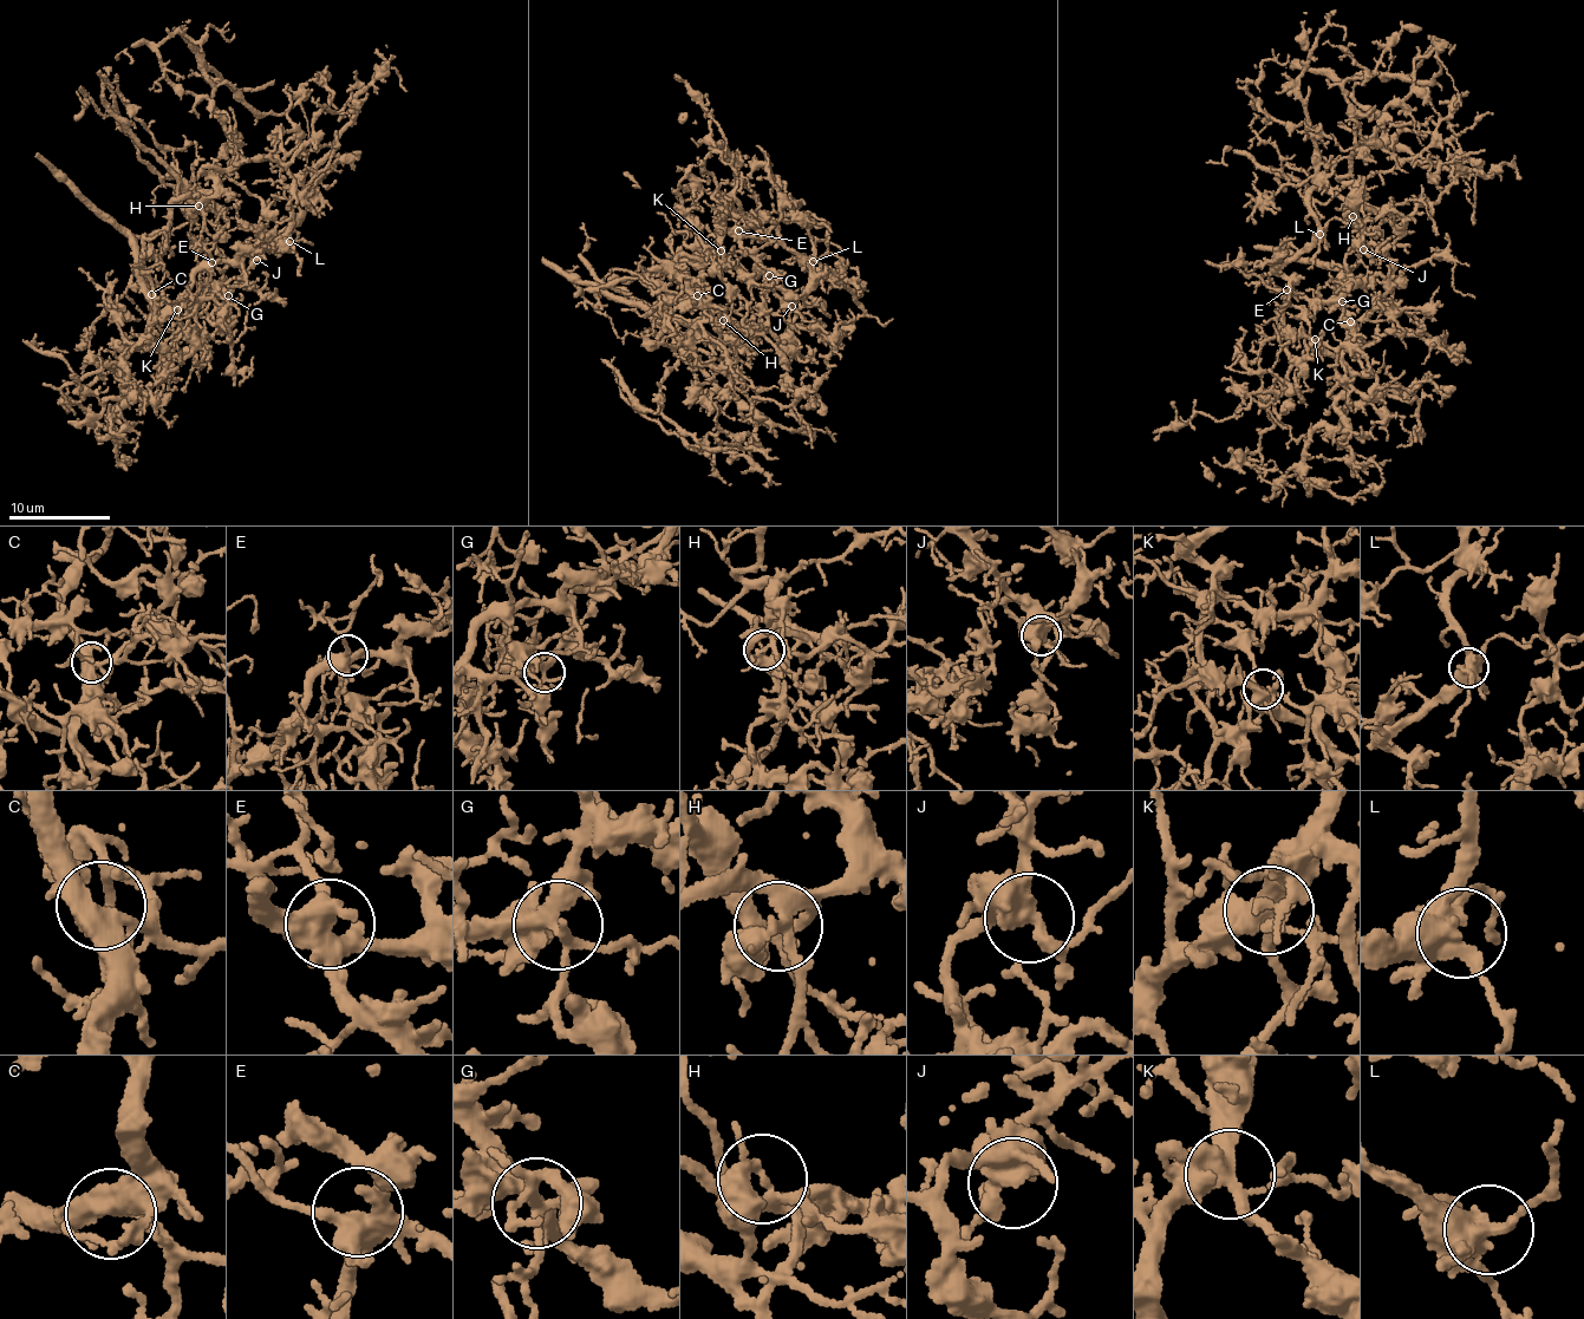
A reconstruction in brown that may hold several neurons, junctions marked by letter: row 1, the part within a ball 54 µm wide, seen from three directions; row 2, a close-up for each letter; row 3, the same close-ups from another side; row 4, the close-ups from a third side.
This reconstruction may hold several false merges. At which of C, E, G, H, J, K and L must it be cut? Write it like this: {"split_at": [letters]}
{"split_at": ["H"]}

